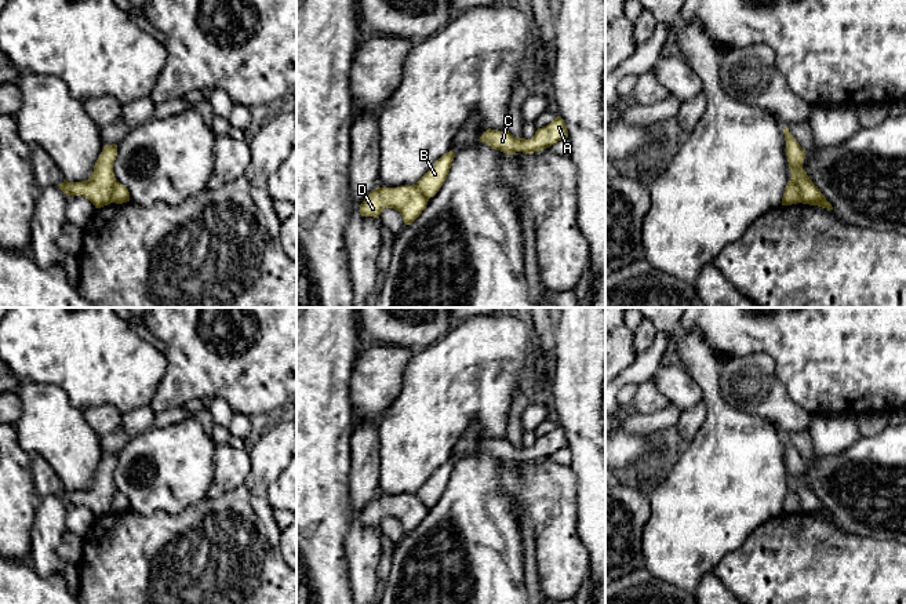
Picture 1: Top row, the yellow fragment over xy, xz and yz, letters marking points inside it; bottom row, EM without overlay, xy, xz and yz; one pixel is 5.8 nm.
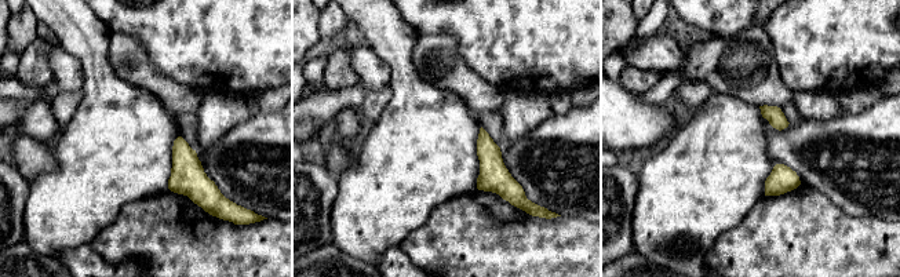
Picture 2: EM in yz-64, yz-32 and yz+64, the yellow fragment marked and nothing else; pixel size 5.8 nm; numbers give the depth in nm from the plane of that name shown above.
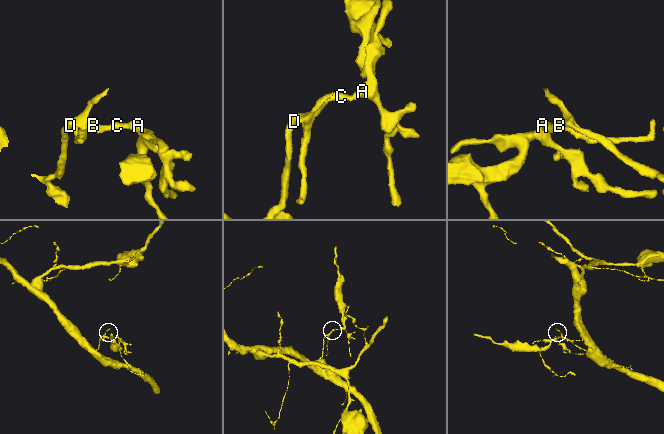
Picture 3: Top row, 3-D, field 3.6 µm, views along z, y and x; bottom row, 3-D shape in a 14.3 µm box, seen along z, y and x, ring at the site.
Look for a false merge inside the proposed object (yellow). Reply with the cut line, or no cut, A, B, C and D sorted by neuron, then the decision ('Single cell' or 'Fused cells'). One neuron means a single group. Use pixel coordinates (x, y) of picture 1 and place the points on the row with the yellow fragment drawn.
Split along yz (792, 177), (799, 192), (799, 202). Groups: A B C / D. Fused cells

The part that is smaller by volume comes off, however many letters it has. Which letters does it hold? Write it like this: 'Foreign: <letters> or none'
Foreign: A, B, C

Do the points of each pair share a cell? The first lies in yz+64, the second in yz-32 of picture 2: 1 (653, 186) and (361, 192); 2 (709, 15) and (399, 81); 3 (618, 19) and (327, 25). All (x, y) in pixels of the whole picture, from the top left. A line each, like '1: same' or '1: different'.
1: same
2: different
3: different

